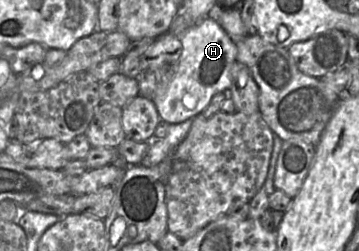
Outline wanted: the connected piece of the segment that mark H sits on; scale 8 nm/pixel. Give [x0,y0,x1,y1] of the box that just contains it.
[153,17,238,124]

